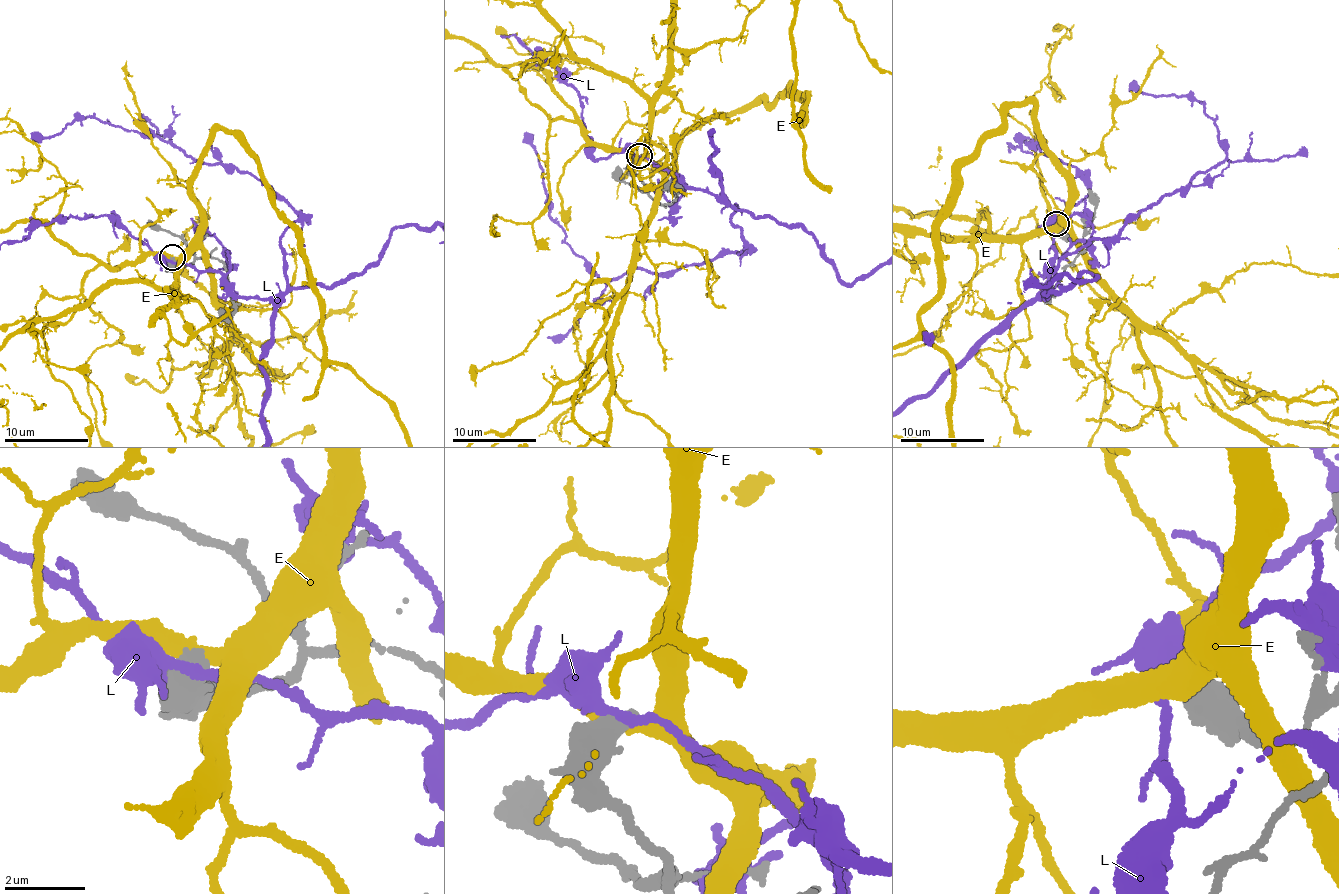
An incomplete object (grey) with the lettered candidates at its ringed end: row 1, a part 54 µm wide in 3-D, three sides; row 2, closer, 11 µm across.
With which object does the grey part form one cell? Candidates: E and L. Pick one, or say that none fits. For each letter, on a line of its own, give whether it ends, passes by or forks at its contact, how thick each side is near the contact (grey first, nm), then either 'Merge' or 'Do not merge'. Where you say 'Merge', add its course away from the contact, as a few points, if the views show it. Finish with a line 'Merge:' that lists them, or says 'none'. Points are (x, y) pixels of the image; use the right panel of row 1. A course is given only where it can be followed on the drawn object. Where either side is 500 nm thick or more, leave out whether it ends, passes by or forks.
E: Thickness 650 nm (grey) against 400 nm. Do not merge
L: Thickness 600 nm (grey) against 280 nm. Do not merge
Merge: none

